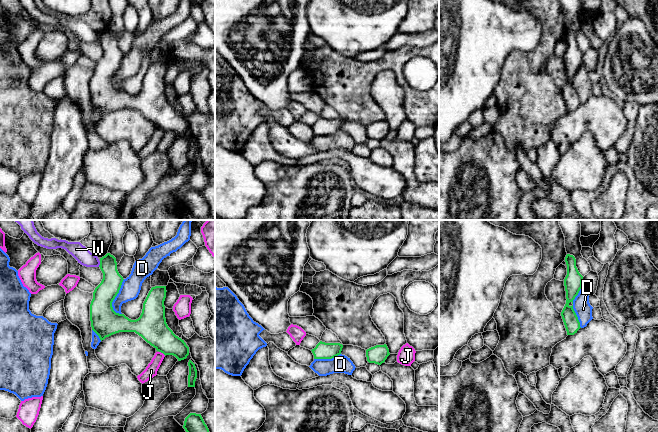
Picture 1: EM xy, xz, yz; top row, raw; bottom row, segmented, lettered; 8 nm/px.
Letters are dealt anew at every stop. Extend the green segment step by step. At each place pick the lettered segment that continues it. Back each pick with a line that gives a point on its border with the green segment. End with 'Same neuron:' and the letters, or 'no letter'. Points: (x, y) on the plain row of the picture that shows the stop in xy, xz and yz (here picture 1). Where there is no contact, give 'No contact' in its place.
Same neuron: no letter

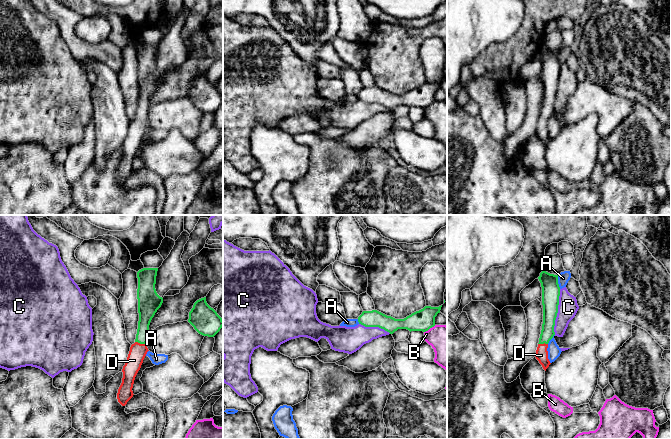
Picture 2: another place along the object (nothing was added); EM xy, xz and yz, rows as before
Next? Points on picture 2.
D: Touches green at xy (140, 119)
Same neuron: D

